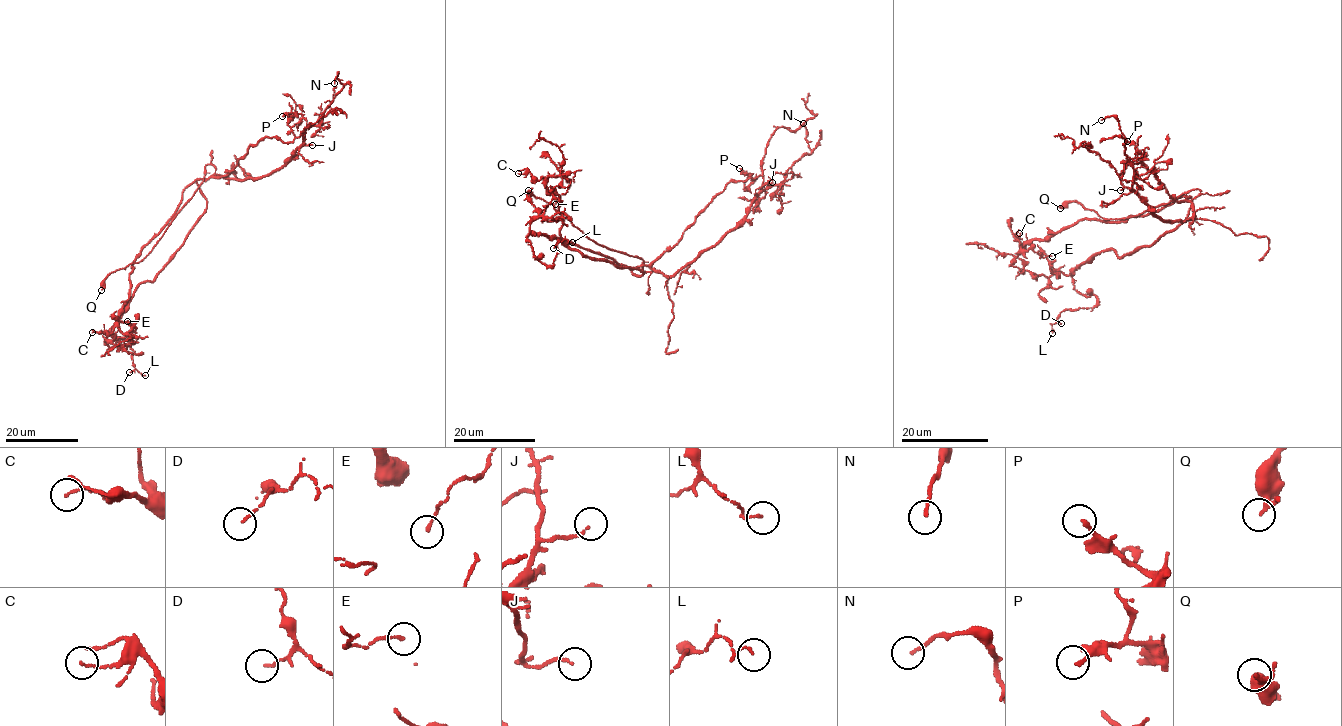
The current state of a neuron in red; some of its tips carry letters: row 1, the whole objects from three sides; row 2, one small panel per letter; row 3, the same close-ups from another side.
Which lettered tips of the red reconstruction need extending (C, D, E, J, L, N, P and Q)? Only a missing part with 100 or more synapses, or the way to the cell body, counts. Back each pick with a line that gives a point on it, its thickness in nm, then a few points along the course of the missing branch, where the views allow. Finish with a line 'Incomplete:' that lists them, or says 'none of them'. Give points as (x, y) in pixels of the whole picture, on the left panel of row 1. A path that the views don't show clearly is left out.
Incomplete: none of them

